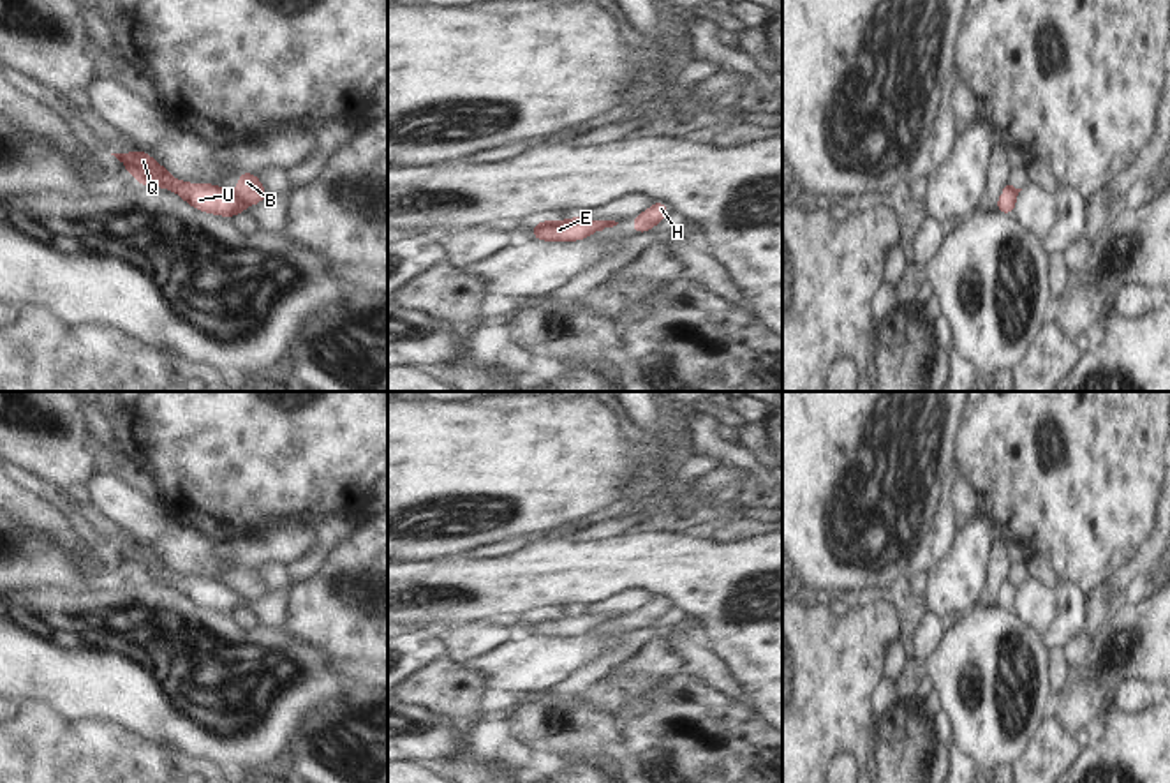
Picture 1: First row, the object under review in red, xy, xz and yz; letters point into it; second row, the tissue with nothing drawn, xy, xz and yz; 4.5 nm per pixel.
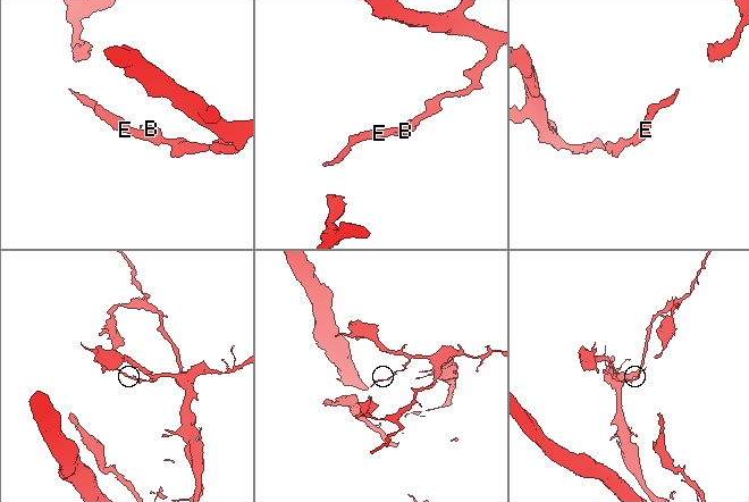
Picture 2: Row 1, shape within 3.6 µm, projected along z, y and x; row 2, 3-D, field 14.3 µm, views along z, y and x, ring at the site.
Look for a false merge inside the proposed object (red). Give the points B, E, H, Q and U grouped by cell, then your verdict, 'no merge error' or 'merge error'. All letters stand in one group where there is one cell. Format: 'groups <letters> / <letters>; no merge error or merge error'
groups B H / E Q U; merge error

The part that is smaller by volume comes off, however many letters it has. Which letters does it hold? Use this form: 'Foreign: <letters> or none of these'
Foreign: E, Q, U

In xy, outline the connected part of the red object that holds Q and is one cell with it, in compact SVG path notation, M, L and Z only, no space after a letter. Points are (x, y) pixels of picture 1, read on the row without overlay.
M130 545L115 550L127 568L137 575L139 582L160 582L173 585L197 607L233 614L248 607L245 598L233 593L224 582L215 578L192 578L174 573L160 557L144 545Z

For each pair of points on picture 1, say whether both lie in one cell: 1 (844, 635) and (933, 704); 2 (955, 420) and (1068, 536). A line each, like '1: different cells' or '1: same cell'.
1: different cells
2: different cells

